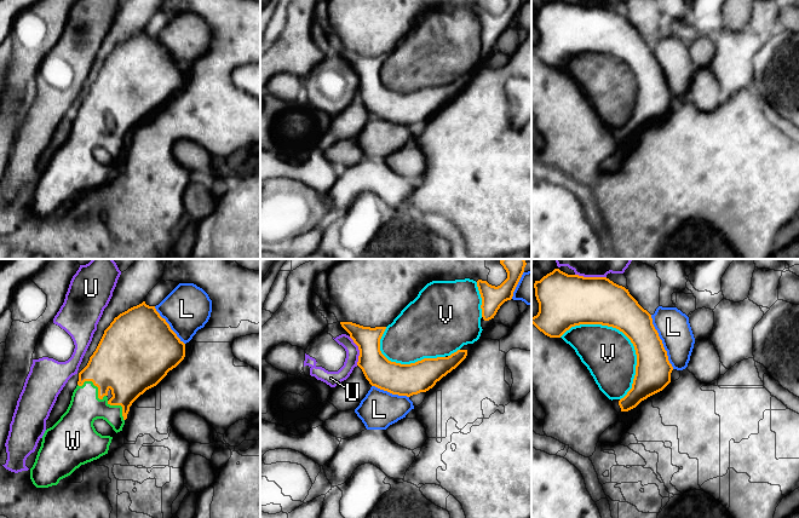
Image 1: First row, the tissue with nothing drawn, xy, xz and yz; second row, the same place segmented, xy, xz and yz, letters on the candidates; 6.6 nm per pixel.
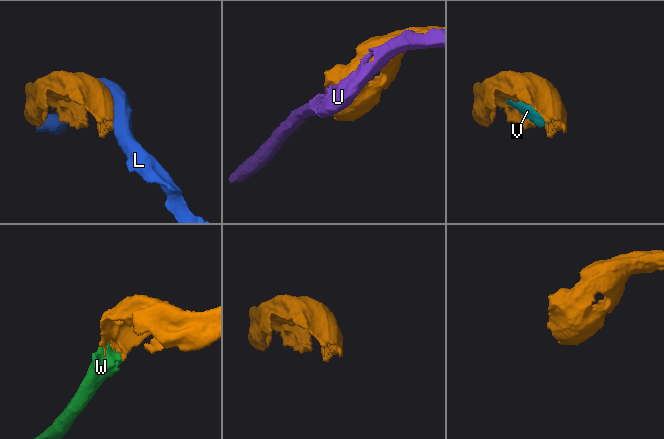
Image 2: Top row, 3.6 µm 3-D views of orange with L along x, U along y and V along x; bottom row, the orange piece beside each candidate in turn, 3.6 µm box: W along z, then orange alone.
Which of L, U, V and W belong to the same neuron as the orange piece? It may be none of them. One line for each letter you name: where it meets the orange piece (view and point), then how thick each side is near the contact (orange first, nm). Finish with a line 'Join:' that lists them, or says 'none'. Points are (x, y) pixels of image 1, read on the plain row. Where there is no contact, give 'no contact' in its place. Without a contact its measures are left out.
V: meets orange in yz at (619, 58); 320 nm thick on the orange side, 340 nm on the other
W: meets orange in xy at (96, 114); 420 nm thick on the orange side, 220 nm on the other
Join: V, W

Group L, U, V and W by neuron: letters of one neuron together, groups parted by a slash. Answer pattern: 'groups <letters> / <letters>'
groups L / U / V W

